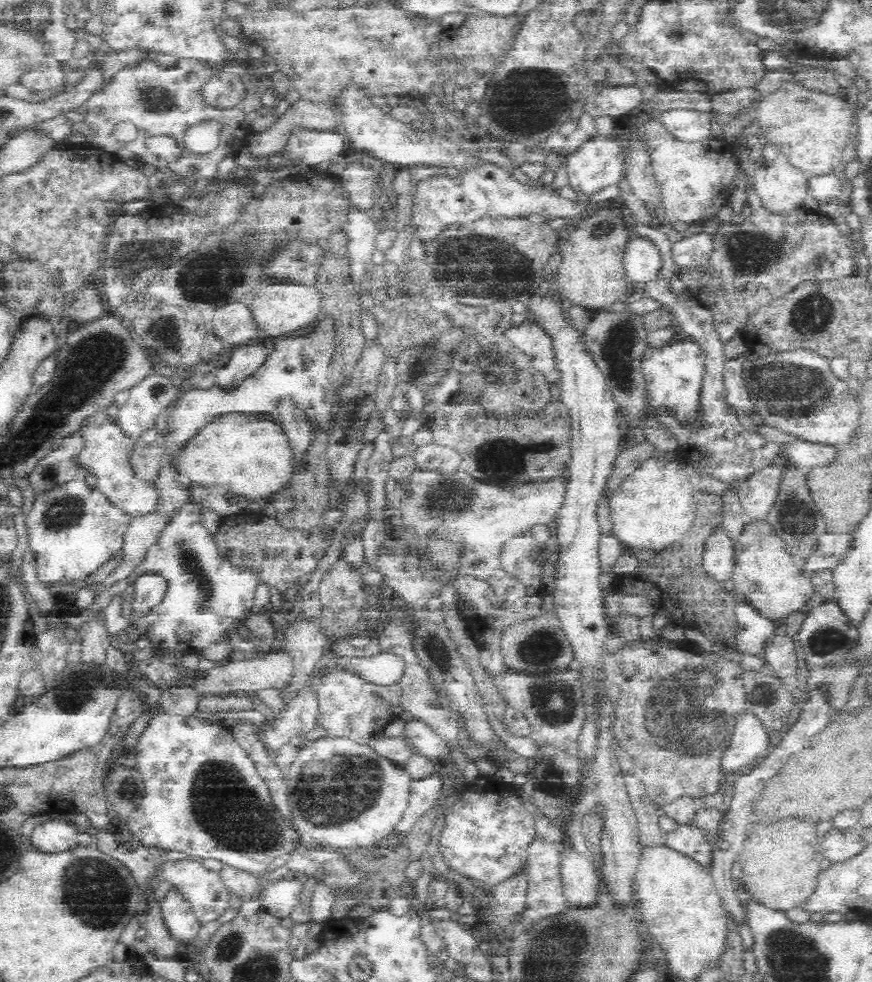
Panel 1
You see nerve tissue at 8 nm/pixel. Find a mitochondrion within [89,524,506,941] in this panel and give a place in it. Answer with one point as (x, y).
(225, 808)

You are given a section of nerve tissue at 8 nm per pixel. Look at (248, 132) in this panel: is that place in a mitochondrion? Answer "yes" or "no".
no

